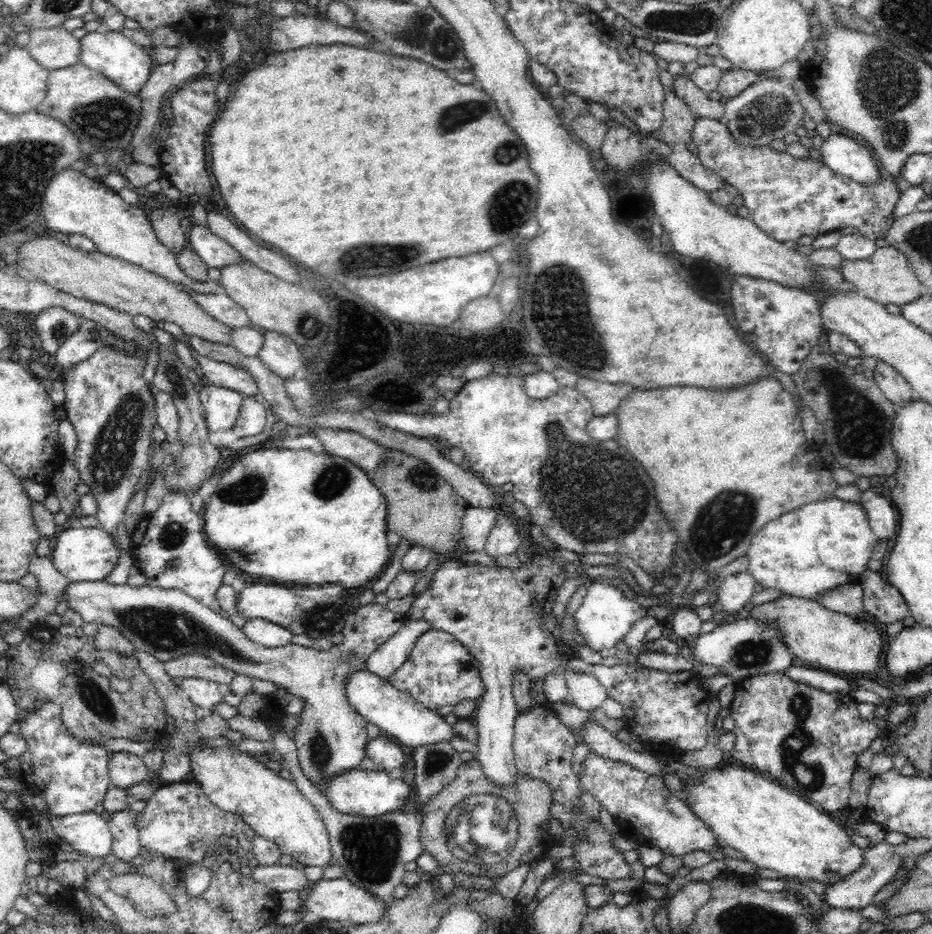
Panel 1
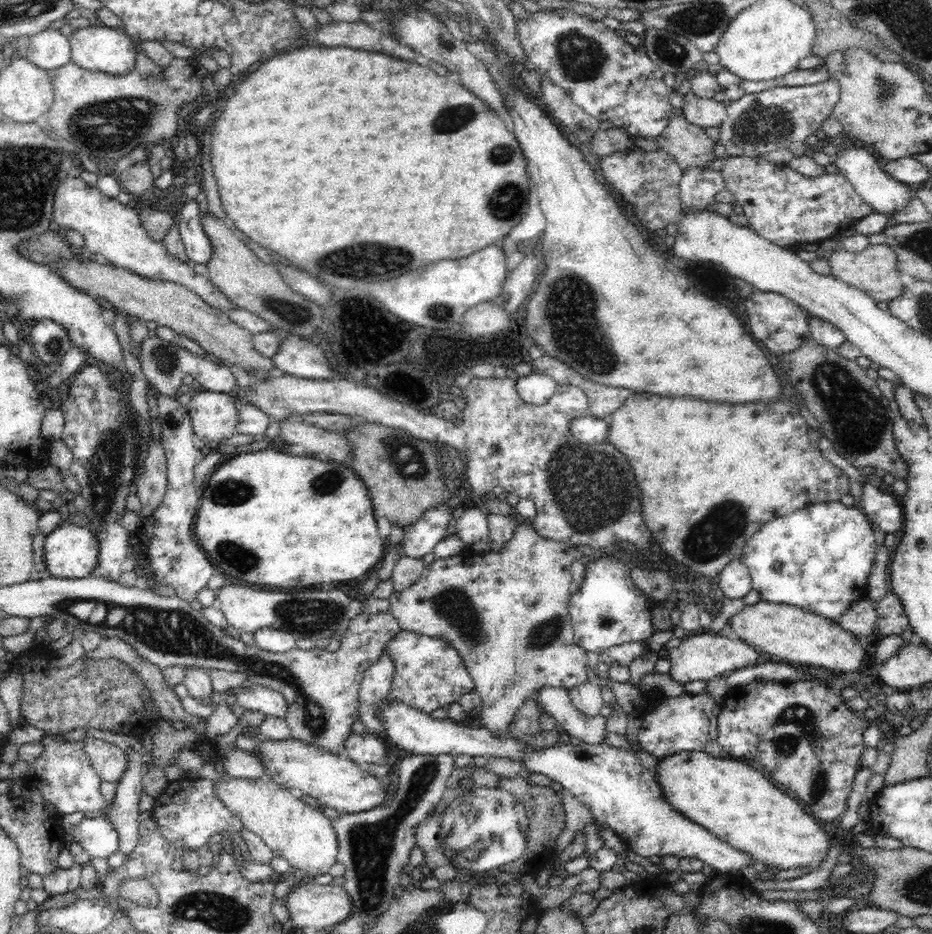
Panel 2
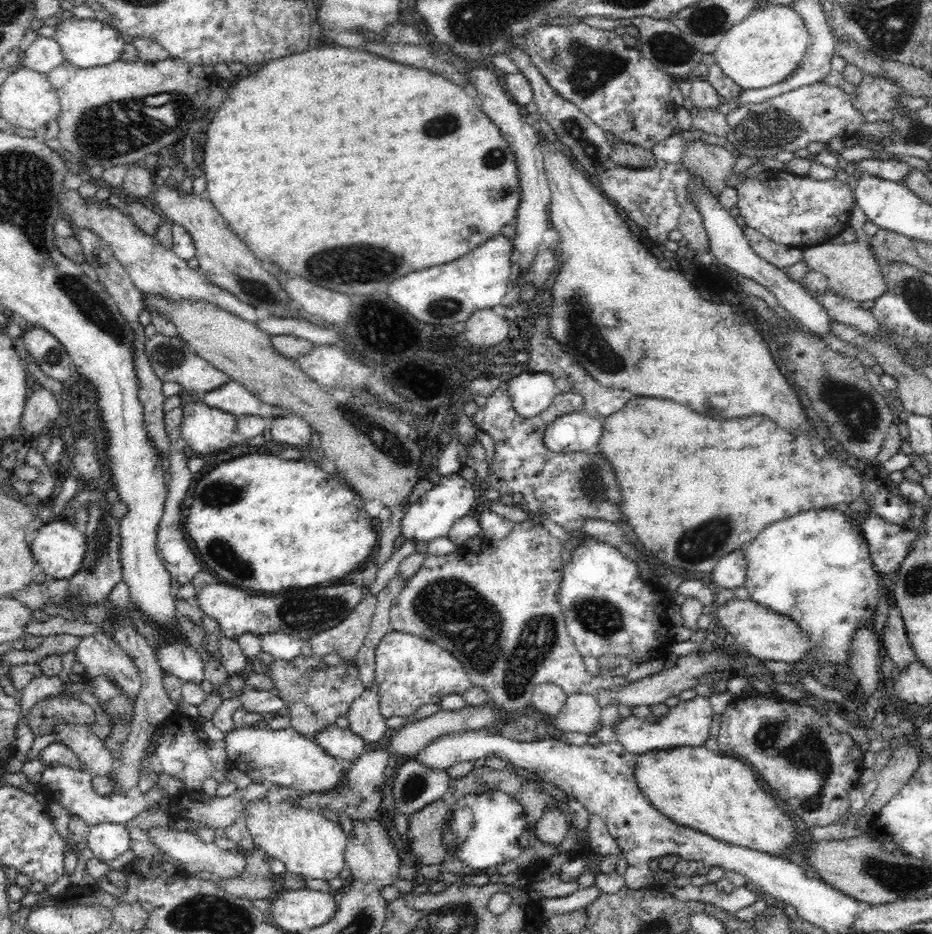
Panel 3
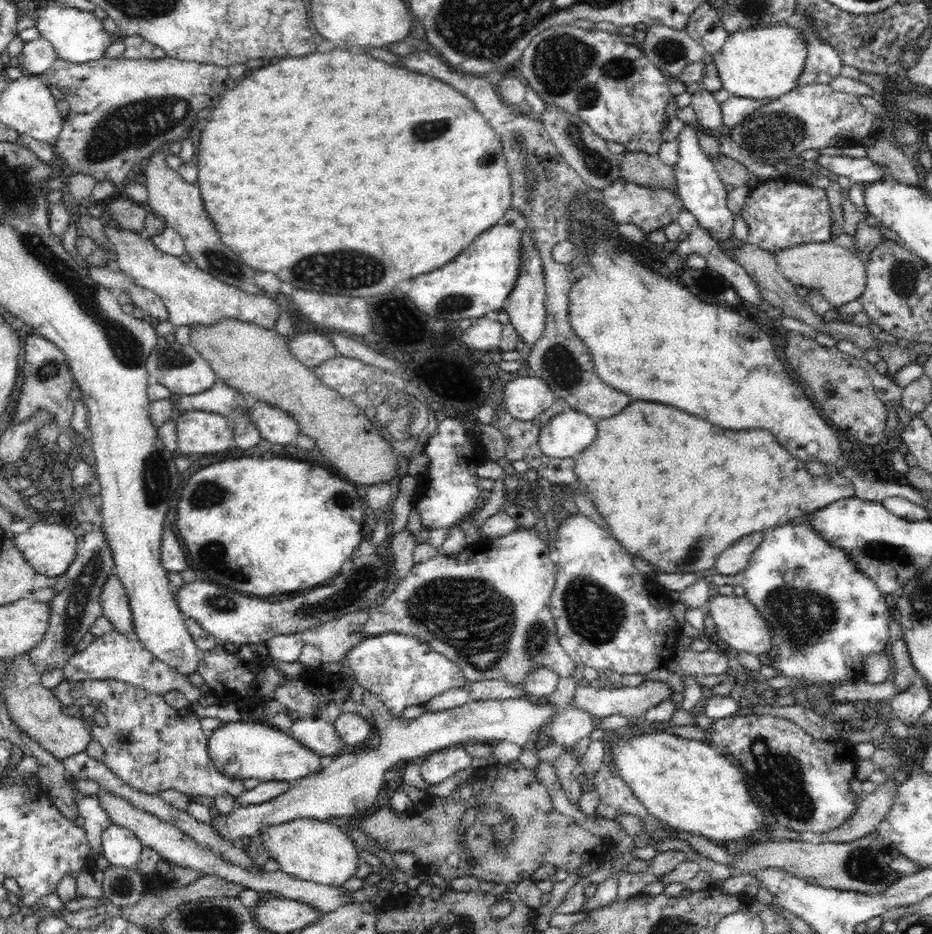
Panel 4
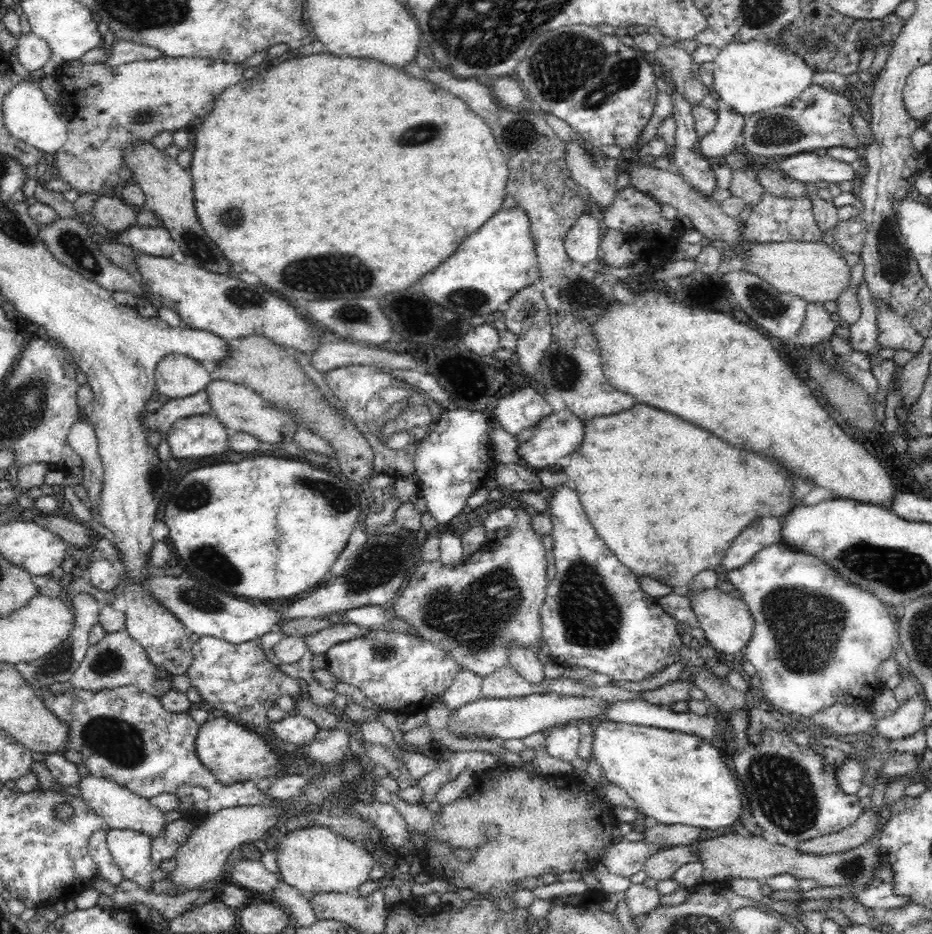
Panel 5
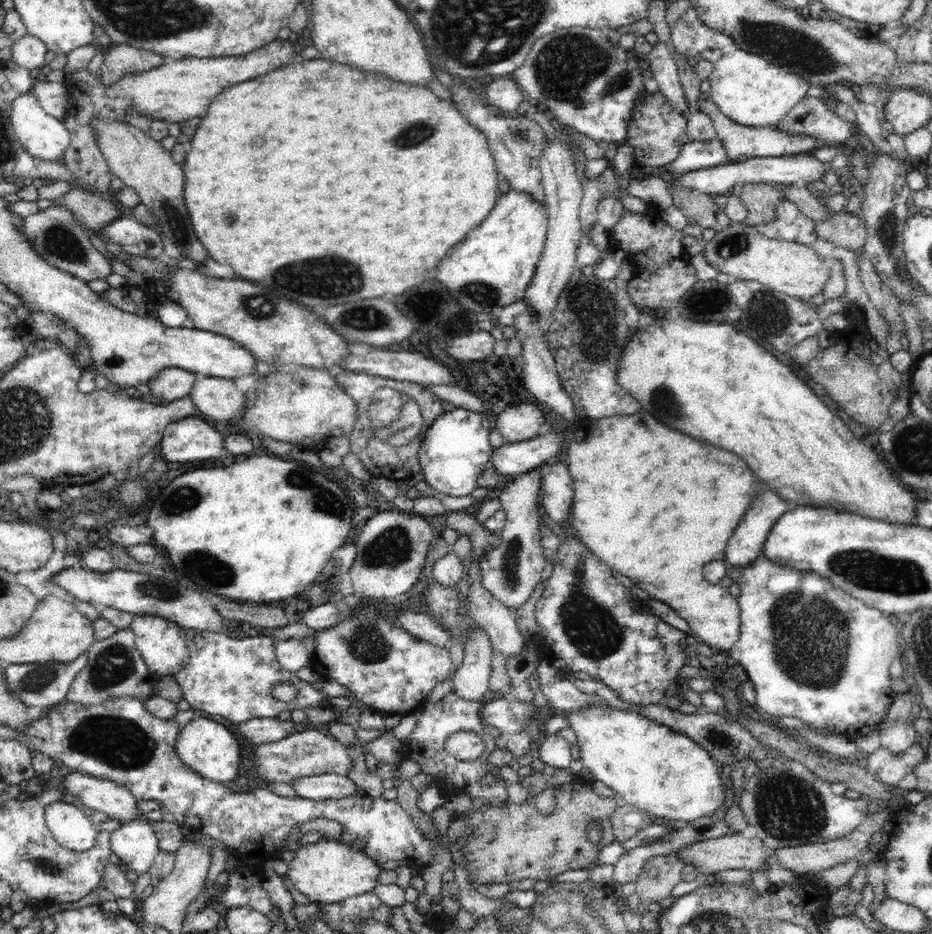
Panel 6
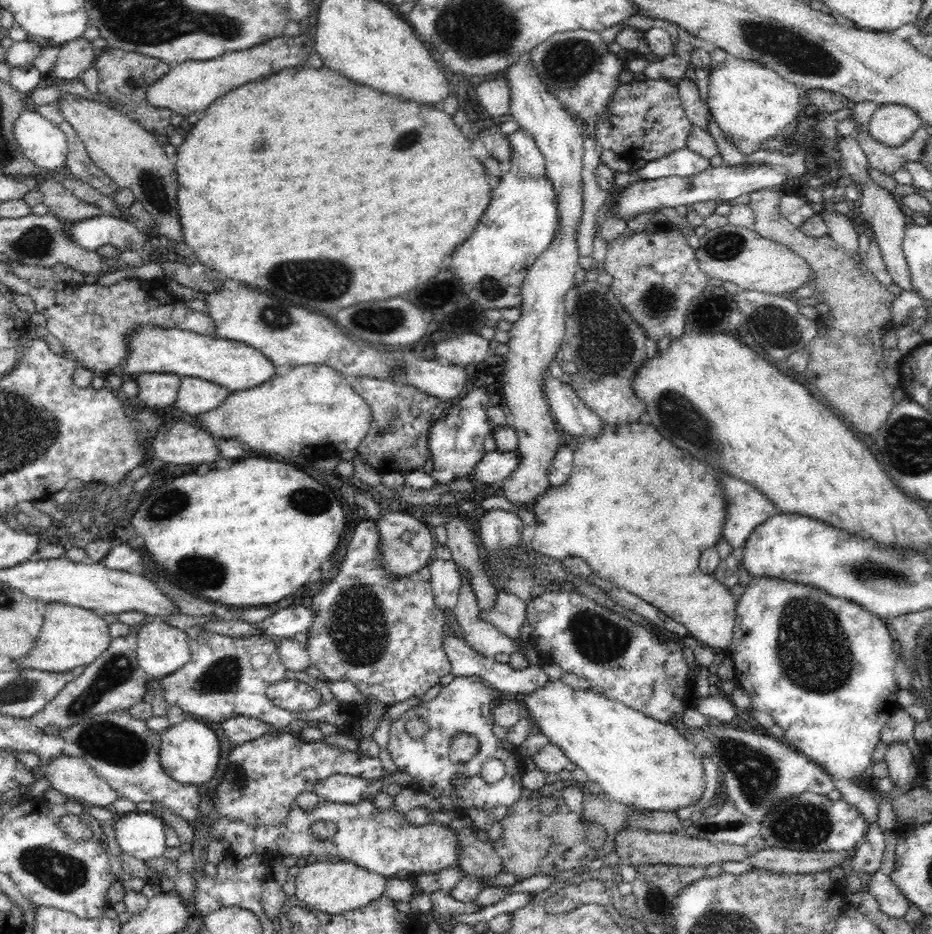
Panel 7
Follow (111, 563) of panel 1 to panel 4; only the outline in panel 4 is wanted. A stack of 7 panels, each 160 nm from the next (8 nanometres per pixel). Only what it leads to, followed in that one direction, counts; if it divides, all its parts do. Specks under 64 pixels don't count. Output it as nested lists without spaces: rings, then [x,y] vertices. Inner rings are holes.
[[[38,522],[30,525],[28,531],[17,534],[14,539],[16,548],[23,554],[26,562],[37,574],[56,578],[67,572],[77,553],[76,536],[72,529],[62,523]]]

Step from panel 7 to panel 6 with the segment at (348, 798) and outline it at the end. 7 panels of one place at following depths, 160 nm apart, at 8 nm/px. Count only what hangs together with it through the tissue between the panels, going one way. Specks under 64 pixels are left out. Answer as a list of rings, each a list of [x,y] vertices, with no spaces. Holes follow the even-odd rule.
[[[315,775],[298,778],[292,789],[308,800],[334,800],[359,794],[358,785],[347,775]]]

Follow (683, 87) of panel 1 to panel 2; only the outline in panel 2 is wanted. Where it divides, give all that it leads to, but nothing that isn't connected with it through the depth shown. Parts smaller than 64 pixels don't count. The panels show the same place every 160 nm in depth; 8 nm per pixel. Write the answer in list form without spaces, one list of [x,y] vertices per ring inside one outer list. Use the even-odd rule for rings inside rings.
[[[691,89],[684,95],[682,110],[690,124],[704,129],[720,126],[727,115],[726,102],[721,103],[715,99],[700,98]]]

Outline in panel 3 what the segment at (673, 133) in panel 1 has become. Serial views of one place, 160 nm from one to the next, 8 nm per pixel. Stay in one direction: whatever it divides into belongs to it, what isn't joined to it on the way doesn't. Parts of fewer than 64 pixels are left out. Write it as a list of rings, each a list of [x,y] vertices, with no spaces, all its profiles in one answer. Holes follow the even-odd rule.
[[[692,140],[686,144],[682,152],[682,165],[689,173],[700,176],[704,185],[712,195],[718,195],[726,188],[726,180],[732,166],[736,164],[736,157],[732,150],[707,143],[702,140]]]

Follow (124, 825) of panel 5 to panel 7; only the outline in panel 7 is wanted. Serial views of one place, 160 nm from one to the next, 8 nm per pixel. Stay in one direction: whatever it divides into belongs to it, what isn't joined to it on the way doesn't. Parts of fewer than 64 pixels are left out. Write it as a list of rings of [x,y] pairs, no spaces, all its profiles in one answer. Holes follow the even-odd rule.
[[[80,758],[43,760],[37,772],[50,780],[52,788],[86,806],[112,809],[112,803],[119,798],[117,792]]]

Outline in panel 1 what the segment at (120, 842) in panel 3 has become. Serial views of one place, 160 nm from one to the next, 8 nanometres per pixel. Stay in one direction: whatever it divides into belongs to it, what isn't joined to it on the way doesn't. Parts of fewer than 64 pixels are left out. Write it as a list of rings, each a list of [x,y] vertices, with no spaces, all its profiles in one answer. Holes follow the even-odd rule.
[[[99,810],[68,816],[49,813],[49,816],[56,835],[66,847],[78,850],[90,860],[105,858],[112,852],[113,835],[109,822],[101,818]]]

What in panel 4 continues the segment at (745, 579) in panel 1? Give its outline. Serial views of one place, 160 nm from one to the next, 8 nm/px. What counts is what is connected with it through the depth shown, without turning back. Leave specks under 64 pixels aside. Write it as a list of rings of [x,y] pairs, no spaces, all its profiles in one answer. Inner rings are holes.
[[[764,531],[753,532],[723,550],[715,562],[718,577],[727,578],[742,572],[762,540],[764,540]]]

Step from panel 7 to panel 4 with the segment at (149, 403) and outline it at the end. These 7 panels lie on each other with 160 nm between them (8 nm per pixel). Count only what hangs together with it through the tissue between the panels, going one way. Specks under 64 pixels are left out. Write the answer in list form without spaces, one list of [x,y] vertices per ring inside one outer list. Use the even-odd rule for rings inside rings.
[[[159,336],[156,349],[146,359],[146,368],[149,384],[162,384],[171,394],[180,396],[200,394],[208,390],[217,380],[209,362],[191,344],[182,346],[179,340],[173,338],[164,339]]]

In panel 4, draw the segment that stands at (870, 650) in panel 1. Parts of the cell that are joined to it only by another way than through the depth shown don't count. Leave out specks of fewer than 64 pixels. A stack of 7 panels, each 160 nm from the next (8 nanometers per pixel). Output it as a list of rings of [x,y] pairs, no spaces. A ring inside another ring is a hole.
[[[724,595],[711,596],[705,605],[709,612],[714,626],[715,635],[722,640],[729,648],[737,652],[749,652],[752,654],[775,653],[774,630],[763,619],[758,609],[744,596],[726,598]]]

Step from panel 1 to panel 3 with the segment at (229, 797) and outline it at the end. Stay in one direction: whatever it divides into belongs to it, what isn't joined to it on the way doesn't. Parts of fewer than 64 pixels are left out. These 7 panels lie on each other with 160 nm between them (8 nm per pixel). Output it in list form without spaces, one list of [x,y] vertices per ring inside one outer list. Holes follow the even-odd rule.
[[[262,800],[244,806],[242,814],[247,818],[247,828],[254,845],[264,850],[268,858],[281,860],[288,873],[328,881],[342,872],[347,833],[339,824],[324,818],[322,813],[306,810],[304,806],[291,806],[287,800],[278,800],[276,804]]]

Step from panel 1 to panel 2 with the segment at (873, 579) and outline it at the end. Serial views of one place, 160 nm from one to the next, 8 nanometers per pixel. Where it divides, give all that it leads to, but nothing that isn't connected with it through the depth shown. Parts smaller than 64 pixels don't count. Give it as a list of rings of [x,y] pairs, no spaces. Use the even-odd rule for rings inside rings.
[[[892,592],[876,602],[878,613],[877,628],[882,636],[900,636],[909,628],[909,618],[902,606],[901,600]]]

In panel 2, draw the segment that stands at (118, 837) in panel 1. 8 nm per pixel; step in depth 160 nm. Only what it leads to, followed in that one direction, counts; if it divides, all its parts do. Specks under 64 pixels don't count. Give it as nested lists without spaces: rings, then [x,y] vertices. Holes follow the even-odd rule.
[[[128,750],[128,770],[116,785],[115,797],[108,810],[108,820],[119,837],[119,850],[129,855],[138,844],[142,777],[146,774],[142,754]]]

